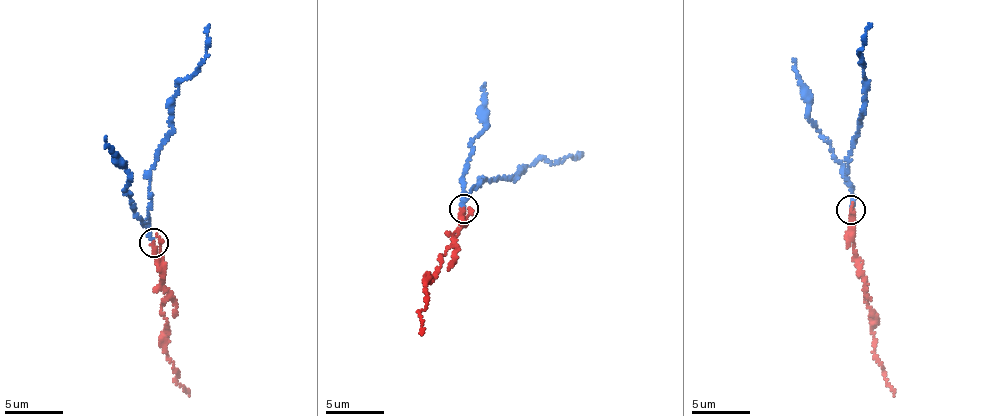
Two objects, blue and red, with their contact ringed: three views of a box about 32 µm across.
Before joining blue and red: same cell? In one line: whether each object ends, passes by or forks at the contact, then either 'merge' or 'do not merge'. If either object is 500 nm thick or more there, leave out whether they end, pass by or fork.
blue ends | red ends | do not merge

